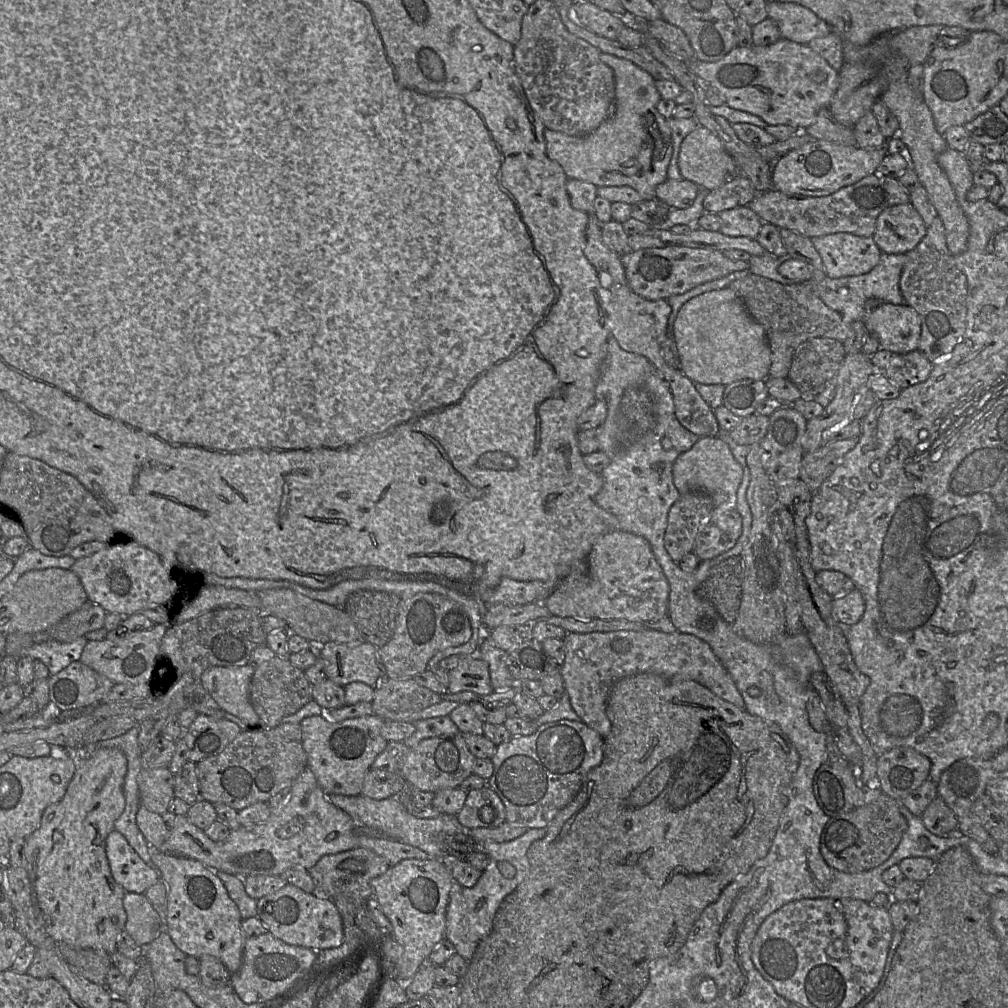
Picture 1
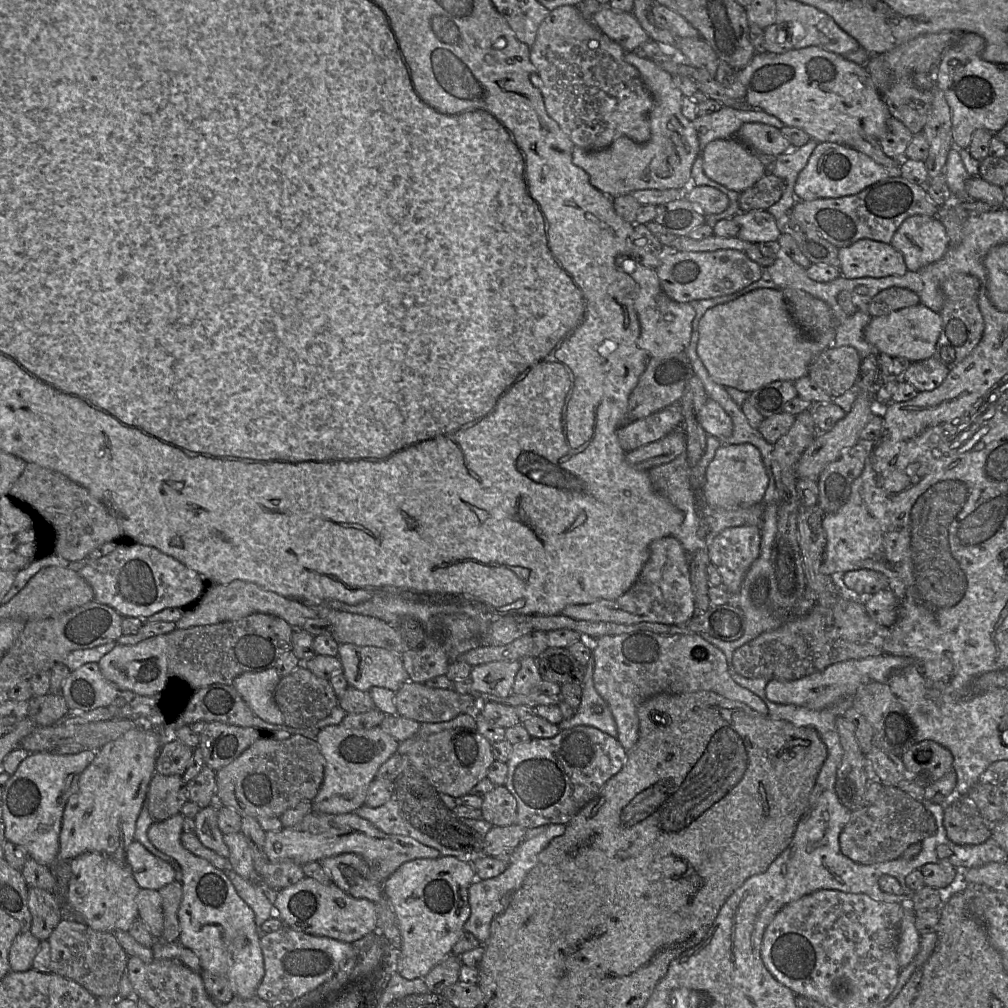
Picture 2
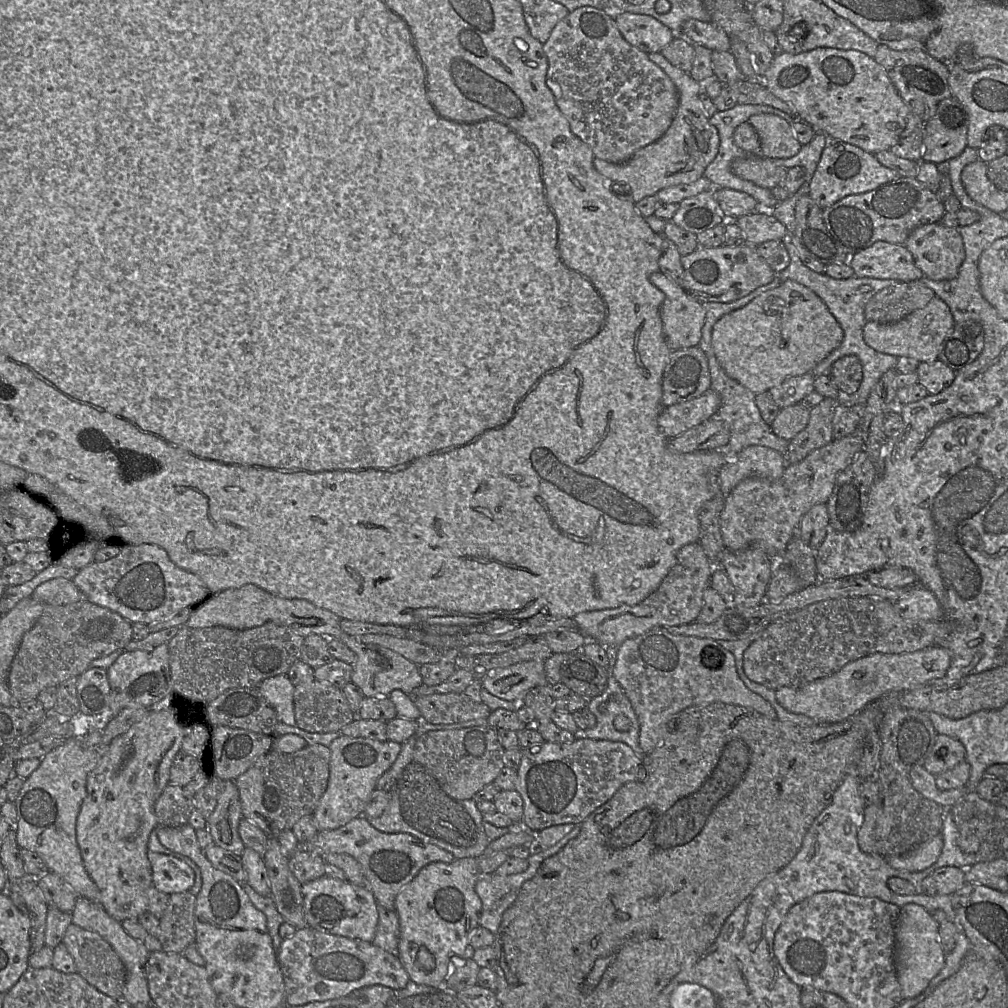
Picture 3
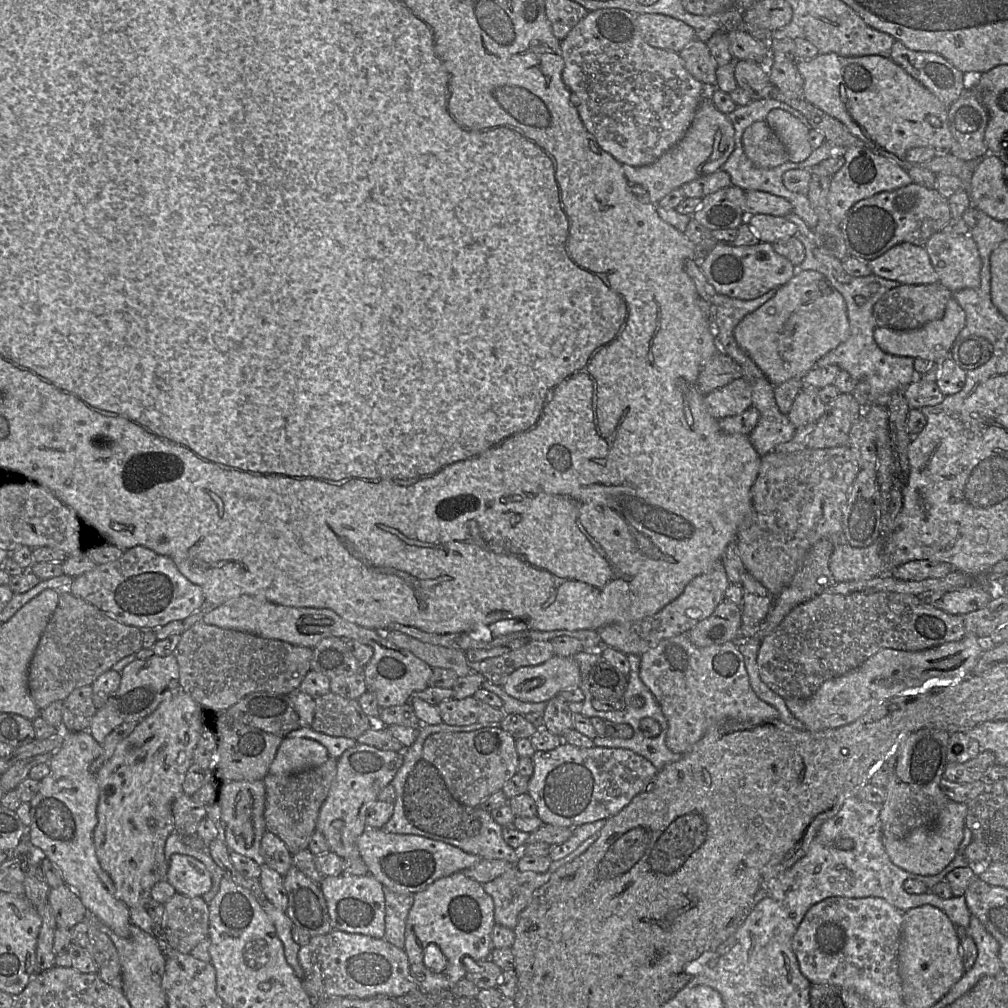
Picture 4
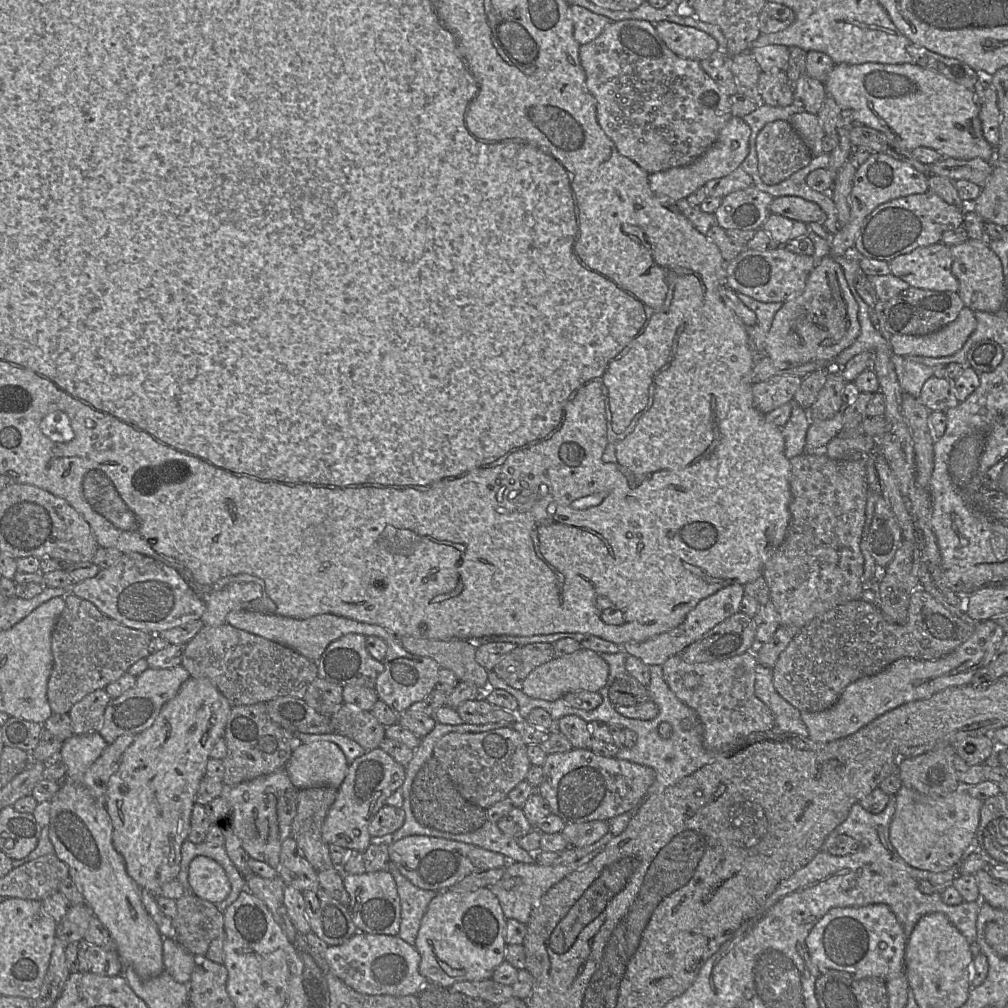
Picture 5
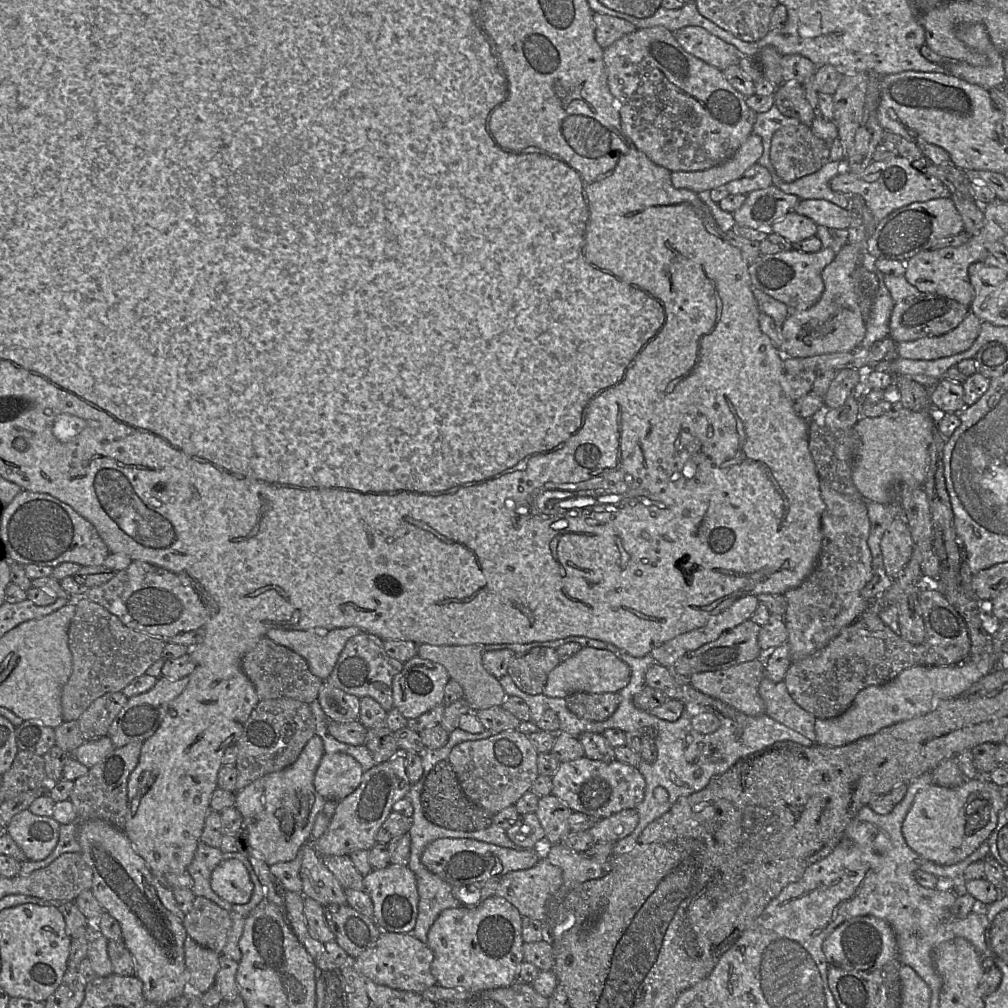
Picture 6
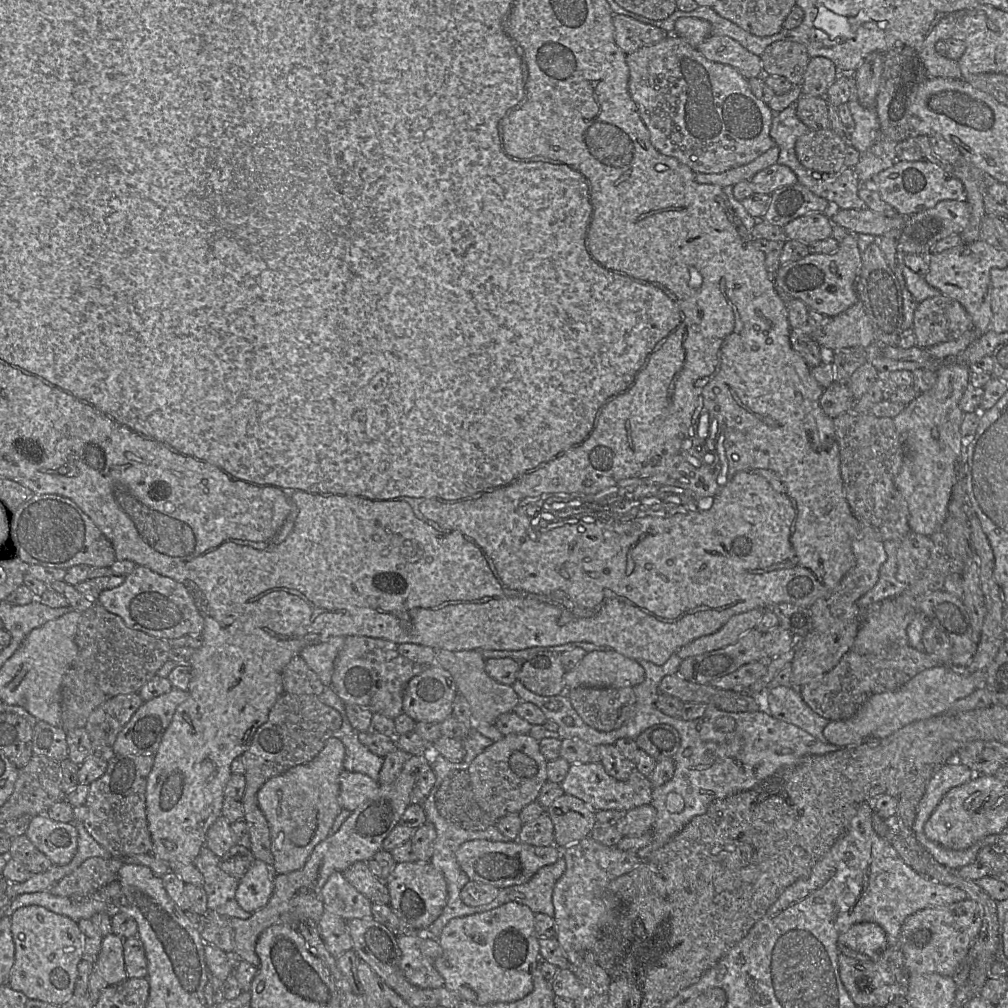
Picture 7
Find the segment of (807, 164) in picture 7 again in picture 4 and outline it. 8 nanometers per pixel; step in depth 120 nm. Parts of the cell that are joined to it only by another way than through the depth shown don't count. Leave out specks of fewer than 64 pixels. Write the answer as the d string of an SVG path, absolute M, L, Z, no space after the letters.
M765 121L745 129L742 145L748 158L760 168L774 168L789 160L785 146Z

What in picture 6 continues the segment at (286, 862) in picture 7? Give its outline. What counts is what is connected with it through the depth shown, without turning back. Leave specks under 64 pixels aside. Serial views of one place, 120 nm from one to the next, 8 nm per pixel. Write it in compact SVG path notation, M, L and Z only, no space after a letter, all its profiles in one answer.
M315 735L307 742L293 764L266 774L235 792L235 807L243 818L242 831L247 833L248 845L268 866L294 860L300 848L311 838L316 818L326 803L326 799L314 787L315 773L324 753L323 740Z

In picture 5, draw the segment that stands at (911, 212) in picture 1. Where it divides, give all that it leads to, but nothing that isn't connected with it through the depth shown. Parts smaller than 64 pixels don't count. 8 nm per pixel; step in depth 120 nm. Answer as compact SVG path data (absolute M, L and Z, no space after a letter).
M968 239L950 246L953 257L952 273L959 281L958 295L966 307L973 311L995 313L1004 309L1007 283L999 257L979 240Z

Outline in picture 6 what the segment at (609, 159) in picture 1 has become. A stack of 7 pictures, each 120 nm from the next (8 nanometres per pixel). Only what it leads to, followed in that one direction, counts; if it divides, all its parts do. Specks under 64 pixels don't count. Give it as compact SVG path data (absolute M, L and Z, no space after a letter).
M752 133L735 154L725 162L701 171L674 171L671 183L677 189L707 193L740 178L751 166L758 164L763 154L761 137Z

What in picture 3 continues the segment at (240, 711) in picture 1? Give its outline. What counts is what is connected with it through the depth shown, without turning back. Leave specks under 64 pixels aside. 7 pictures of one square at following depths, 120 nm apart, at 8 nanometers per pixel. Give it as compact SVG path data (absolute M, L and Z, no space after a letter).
M282 674L268 678L256 689L274 708L279 722L296 726L293 699L295 685L287 675Z

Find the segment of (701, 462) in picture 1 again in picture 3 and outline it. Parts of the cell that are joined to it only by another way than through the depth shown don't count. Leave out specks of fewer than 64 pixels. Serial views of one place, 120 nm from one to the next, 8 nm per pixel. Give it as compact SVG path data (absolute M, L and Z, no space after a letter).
M748 446L721 469L721 493L728 495L741 481L750 477L777 480L787 466L785 454L763 446Z

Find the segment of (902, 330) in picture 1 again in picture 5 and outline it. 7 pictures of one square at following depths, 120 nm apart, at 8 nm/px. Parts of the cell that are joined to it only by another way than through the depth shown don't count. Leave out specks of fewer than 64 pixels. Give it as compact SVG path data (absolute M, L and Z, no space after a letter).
M965 306L956 320L940 330L920 336L891 335L889 345L898 356L947 357L961 350L976 327L975 312Z

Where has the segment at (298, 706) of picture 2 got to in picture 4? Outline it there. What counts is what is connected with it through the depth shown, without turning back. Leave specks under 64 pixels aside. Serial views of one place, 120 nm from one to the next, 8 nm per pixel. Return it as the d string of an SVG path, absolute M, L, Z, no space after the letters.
M329 692L314 699L315 712L311 729L334 737L357 739L375 725L357 700Z

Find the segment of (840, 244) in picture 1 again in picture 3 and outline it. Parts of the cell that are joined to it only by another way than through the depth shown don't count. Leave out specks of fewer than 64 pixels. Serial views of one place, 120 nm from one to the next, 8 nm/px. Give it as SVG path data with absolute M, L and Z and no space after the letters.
M877 241L854 254L848 263L855 277L893 279L900 283L921 279L924 273L916 266L913 255L903 244Z

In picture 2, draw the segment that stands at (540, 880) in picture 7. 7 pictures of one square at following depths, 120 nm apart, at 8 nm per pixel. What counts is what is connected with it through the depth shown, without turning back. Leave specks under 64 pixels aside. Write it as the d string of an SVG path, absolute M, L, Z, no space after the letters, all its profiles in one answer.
M551 824L544 832L525 839L512 851L507 868L499 875L490 879L475 879L468 889L470 915L464 924L464 931L471 933L481 944L486 943L490 935L490 925L509 905L514 893L520 888L528 872L535 866L539 853L556 837L561 836L566 829L564 824Z

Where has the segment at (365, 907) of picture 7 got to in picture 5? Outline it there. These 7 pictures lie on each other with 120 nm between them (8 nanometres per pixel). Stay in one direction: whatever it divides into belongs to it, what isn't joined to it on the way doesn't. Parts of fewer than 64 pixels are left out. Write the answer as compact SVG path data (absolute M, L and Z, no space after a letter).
M291 836L281 845L278 876L299 891L320 889L318 871L307 861Z

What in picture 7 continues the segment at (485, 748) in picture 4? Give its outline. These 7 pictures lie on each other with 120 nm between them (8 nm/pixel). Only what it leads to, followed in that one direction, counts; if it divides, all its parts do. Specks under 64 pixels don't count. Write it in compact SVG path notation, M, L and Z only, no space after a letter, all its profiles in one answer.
M509 734L493 742L471 762L467 772L480 808L499 819L520 813L525 806L537 800L542 785L547 781L547 760L538 742L530 735Z

